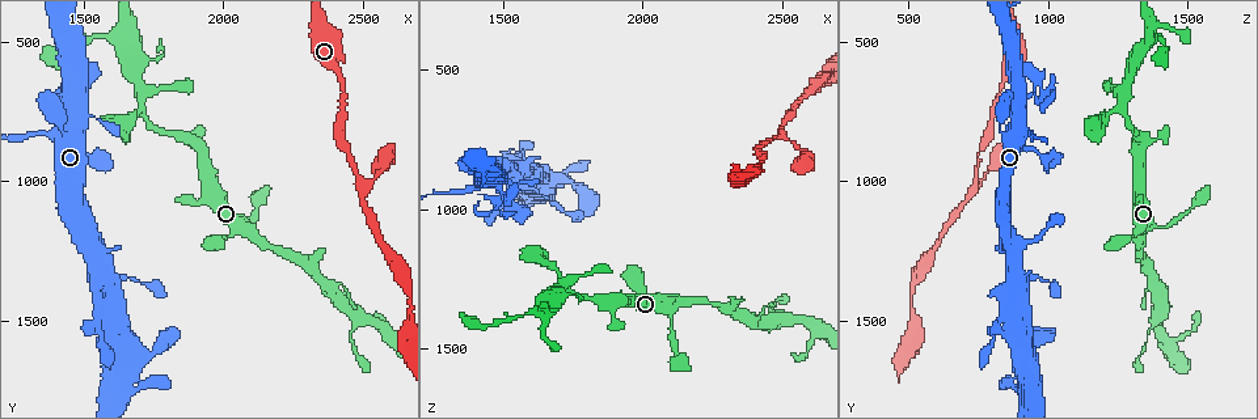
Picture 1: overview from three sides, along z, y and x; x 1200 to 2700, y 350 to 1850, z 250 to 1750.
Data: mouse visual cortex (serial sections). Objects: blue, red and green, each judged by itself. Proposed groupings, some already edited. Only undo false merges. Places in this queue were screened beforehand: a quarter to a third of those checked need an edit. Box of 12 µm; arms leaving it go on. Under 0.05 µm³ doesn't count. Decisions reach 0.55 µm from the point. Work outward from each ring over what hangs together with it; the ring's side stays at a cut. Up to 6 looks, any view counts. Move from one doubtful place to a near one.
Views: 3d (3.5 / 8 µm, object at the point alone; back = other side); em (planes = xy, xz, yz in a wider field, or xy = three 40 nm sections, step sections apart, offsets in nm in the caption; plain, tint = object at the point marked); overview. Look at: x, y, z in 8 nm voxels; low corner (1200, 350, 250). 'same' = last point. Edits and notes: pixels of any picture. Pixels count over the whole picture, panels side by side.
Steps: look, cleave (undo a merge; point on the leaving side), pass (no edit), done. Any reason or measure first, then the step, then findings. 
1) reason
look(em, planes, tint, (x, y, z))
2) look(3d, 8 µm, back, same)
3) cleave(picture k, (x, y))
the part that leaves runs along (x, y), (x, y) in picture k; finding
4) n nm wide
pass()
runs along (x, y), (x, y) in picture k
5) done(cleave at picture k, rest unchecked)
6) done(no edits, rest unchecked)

abrupt turn
look(3d, 3.5 µm, (1500, 650, 960))

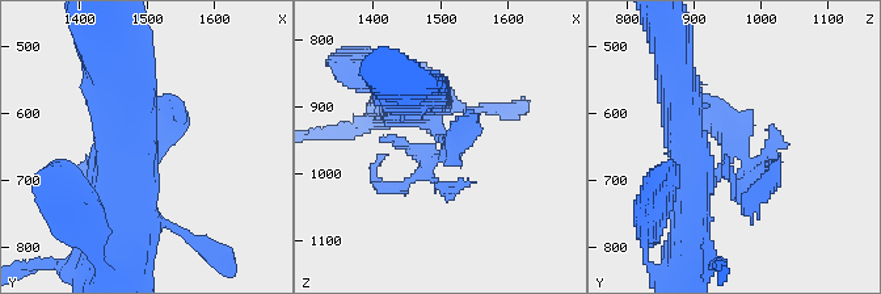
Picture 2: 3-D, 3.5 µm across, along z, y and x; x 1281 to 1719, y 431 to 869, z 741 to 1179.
shape alone is not enough
look(em, xy, step 3, tint, (1505, 655, 960))

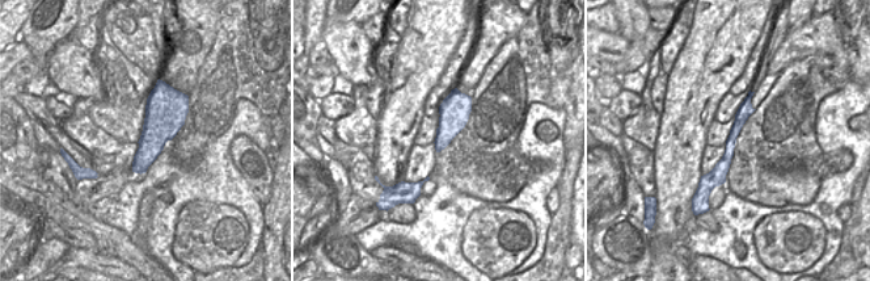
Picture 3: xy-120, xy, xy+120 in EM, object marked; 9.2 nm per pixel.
pass()
runs along (747, 101), (725, 163), (702, 189) in picture 3; all the same cell

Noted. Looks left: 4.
calibre changes
look(3d, 3.5 µm, (1380, 840, 930))

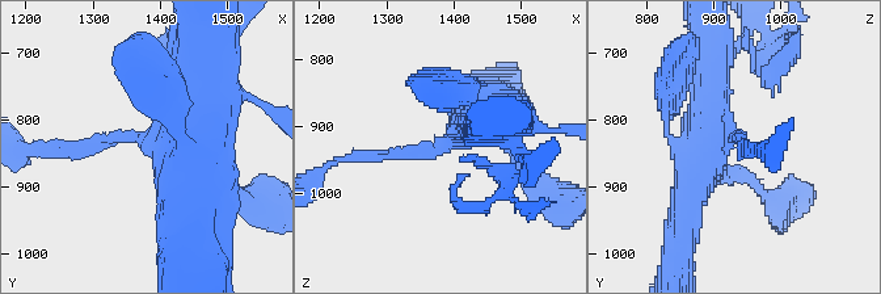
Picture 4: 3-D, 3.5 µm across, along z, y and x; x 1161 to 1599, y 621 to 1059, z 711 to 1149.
look(em, planes, plain, (1380, 835, 920))

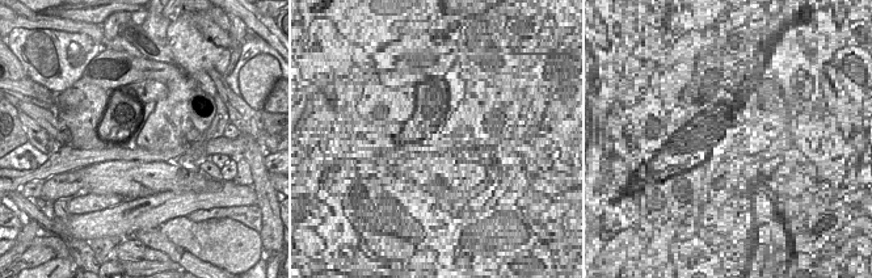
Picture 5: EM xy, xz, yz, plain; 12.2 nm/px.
where the object lies
look(em, planes, tint, same)

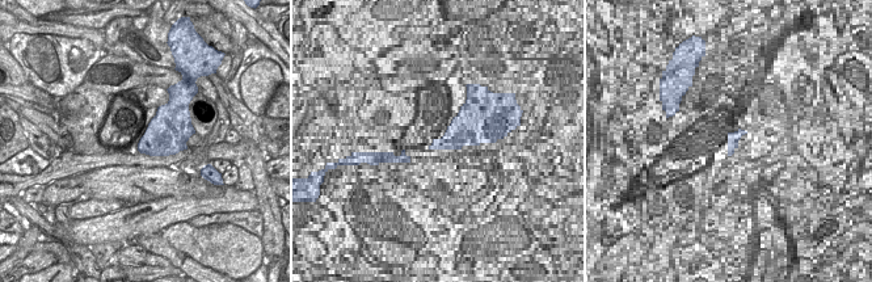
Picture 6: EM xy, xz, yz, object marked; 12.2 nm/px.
arms of 150, 600 nm
pass()
runs along (487, 101), (418, 155), (353, 158) in picture 4; one cell here

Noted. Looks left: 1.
done(no edits, rest unchecked)

